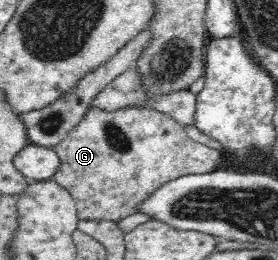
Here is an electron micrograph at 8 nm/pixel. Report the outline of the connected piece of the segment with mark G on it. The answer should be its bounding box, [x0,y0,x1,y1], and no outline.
[51,108,222,220]

